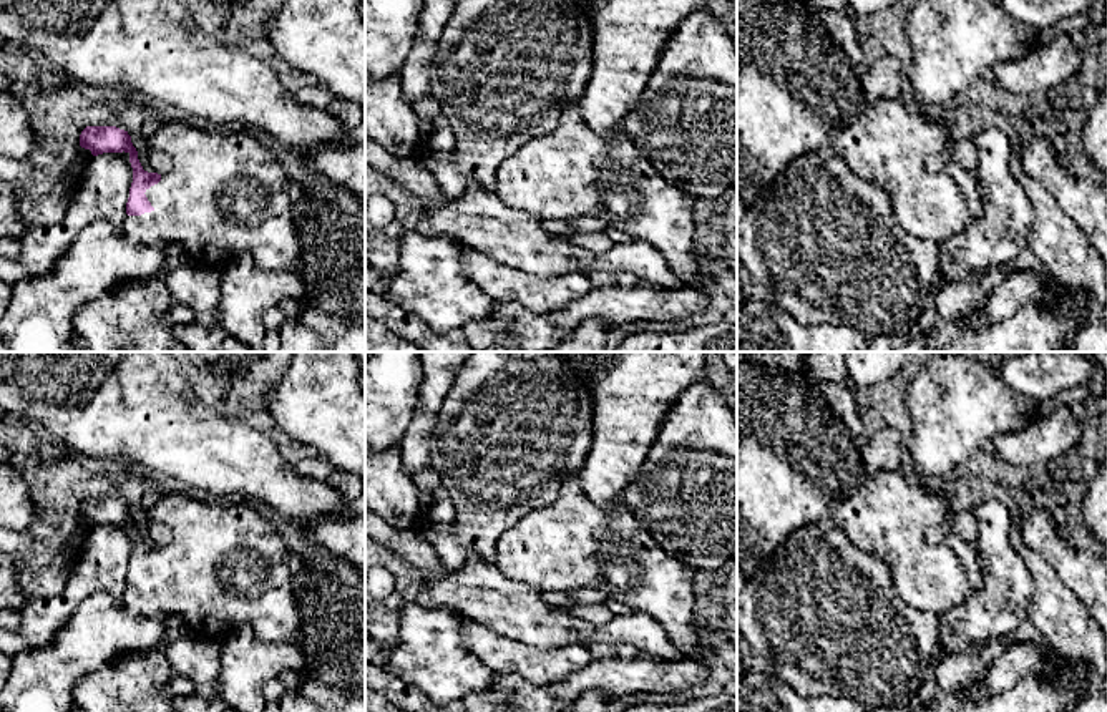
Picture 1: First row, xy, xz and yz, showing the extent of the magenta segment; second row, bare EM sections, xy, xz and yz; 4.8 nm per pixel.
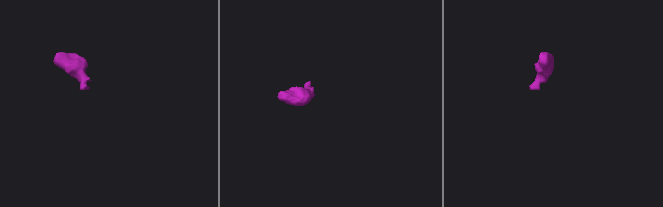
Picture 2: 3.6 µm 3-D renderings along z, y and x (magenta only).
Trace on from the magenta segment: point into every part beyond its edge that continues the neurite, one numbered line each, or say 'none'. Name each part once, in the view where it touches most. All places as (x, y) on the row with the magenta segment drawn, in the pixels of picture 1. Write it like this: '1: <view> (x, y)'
1: xy (226, 193)

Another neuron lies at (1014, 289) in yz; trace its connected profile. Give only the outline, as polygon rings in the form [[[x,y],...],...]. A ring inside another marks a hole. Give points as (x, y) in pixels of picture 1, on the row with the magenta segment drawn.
[[[1041,269],[999,271],[981,309],[963,320],[971,327],[1001,322],[1032,302],[1051,302],[1054,285],[1049,272]]]

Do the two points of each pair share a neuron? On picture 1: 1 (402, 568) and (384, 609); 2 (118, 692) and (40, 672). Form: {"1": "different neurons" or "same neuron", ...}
{"1": "same neuron", "2": "different neurons"}

